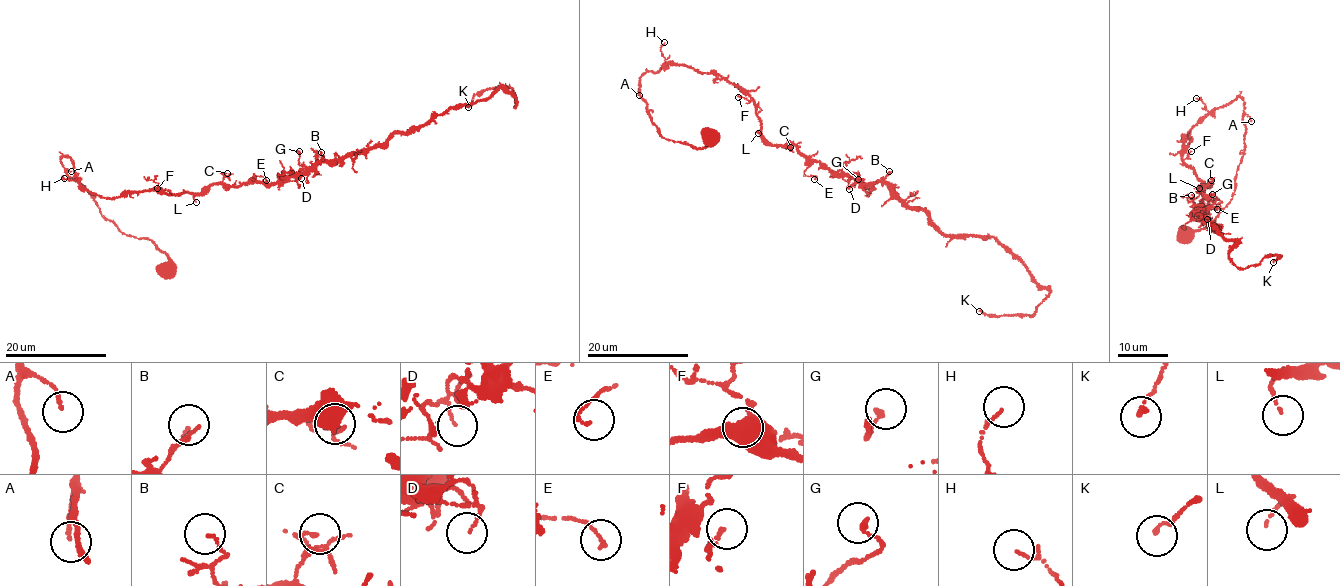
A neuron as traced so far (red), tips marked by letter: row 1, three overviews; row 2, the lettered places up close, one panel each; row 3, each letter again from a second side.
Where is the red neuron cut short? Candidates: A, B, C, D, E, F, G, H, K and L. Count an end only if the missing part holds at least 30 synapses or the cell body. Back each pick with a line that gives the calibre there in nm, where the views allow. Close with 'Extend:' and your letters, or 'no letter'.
Extend: no letter

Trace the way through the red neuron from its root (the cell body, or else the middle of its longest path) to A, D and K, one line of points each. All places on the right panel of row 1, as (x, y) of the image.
A: (1187, 233), (1210, 225), (1231, 200), (1237, 166), (1245, 148), (1247, 132), (1243, 116), (1248, 115), (1251, 121)
D: (1187, 233), (1231, 200), (1247, 132), (1238, 97), (1181, 141), (1184, 163), (1211, 184), (1198, 190), (1207, 219)
K: (1187, 233), (1231, 200), (1238, 97), (1180, 153), (1211, 184), (1195, 209), (1235, 241), (1233, 264), (1273, 262)

